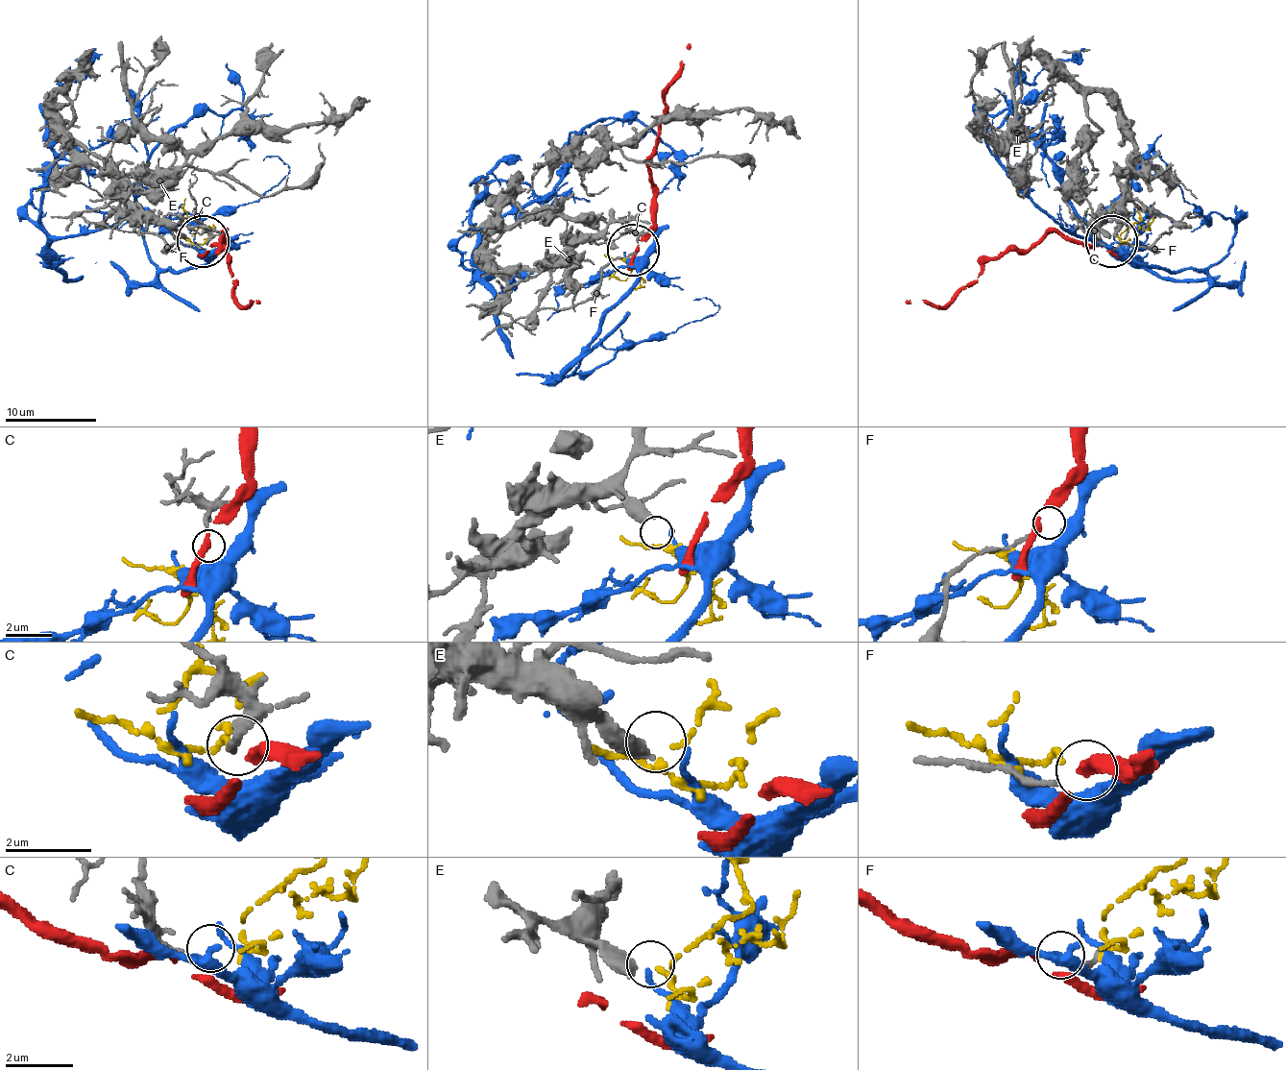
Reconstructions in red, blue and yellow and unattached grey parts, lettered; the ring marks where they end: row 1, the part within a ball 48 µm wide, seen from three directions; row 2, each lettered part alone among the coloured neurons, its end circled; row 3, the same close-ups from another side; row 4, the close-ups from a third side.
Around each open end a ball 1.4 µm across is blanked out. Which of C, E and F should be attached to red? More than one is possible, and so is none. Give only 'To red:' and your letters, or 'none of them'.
To red: none of them

